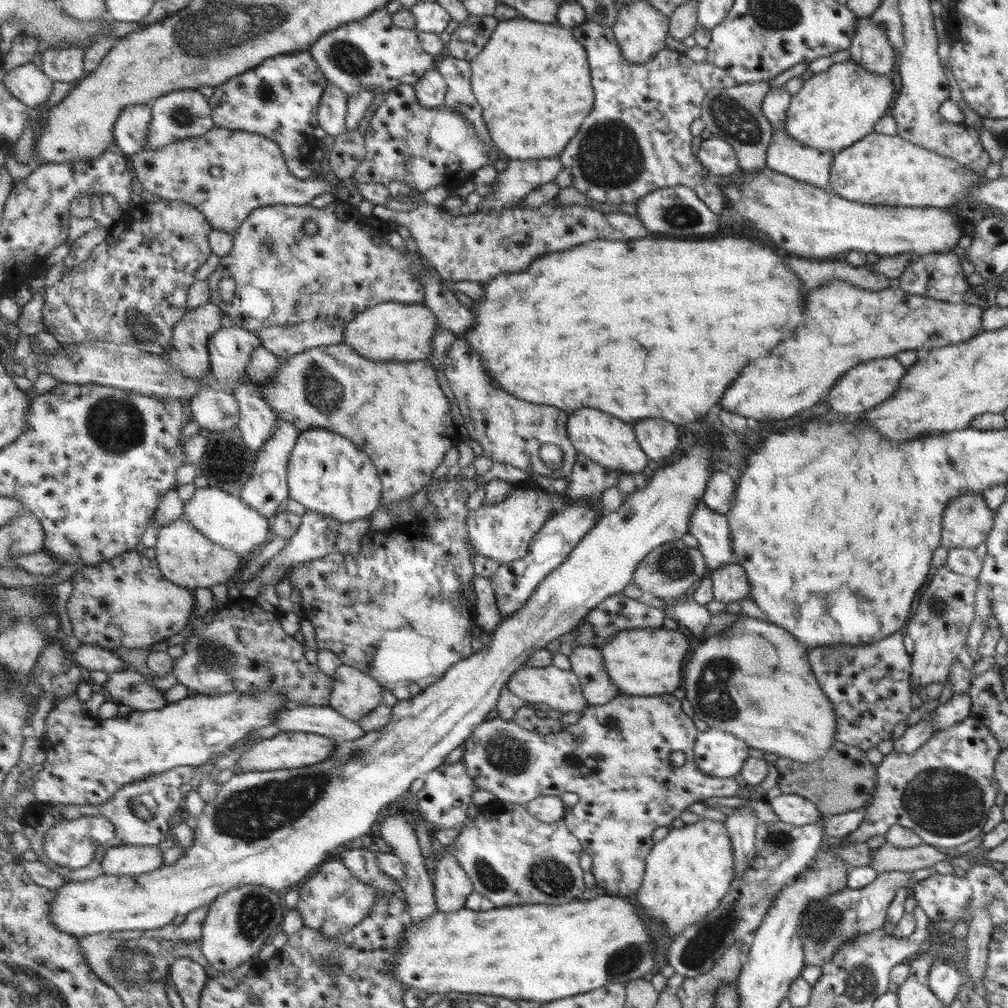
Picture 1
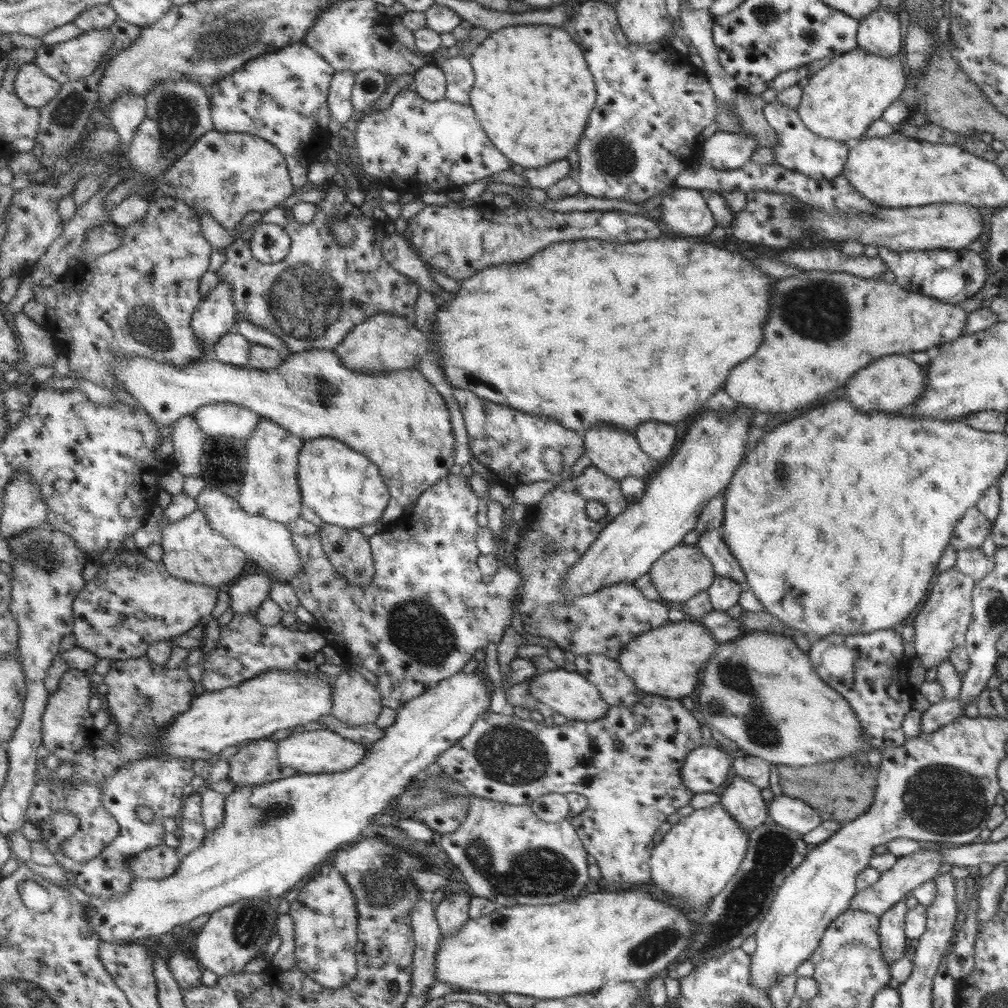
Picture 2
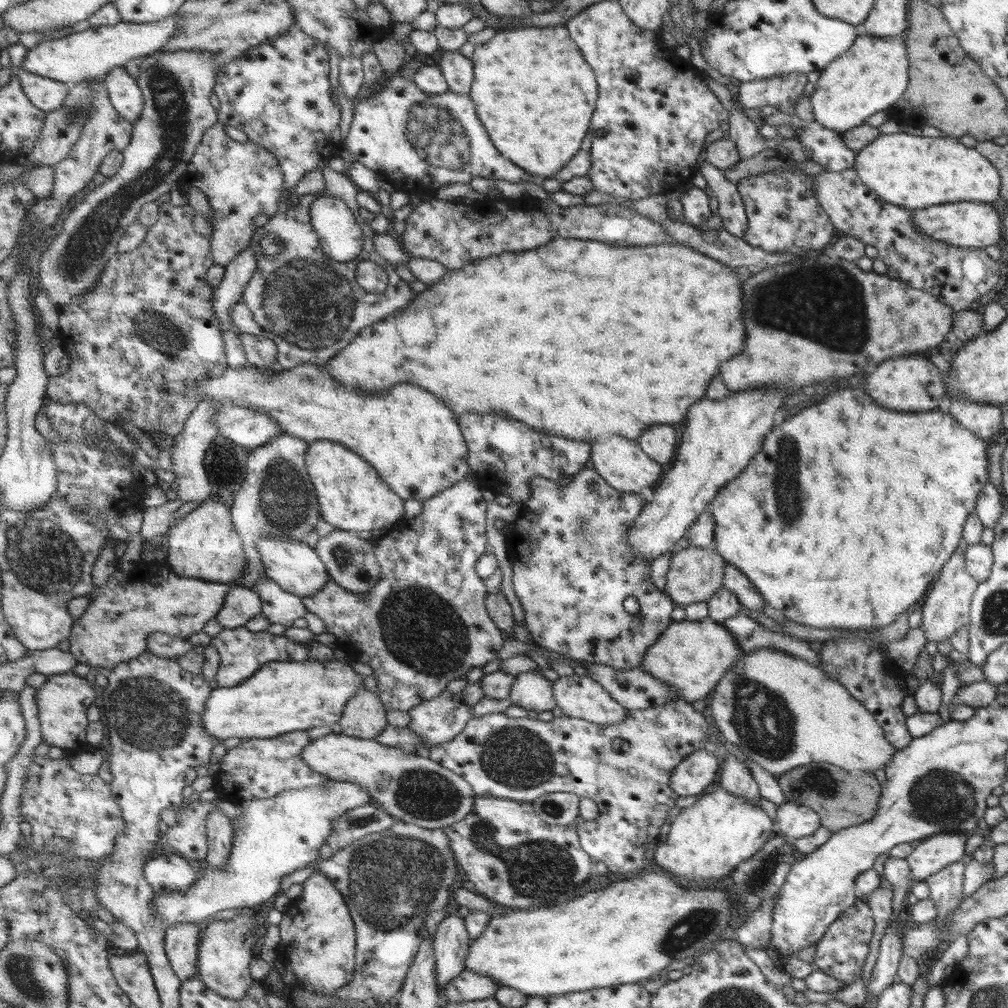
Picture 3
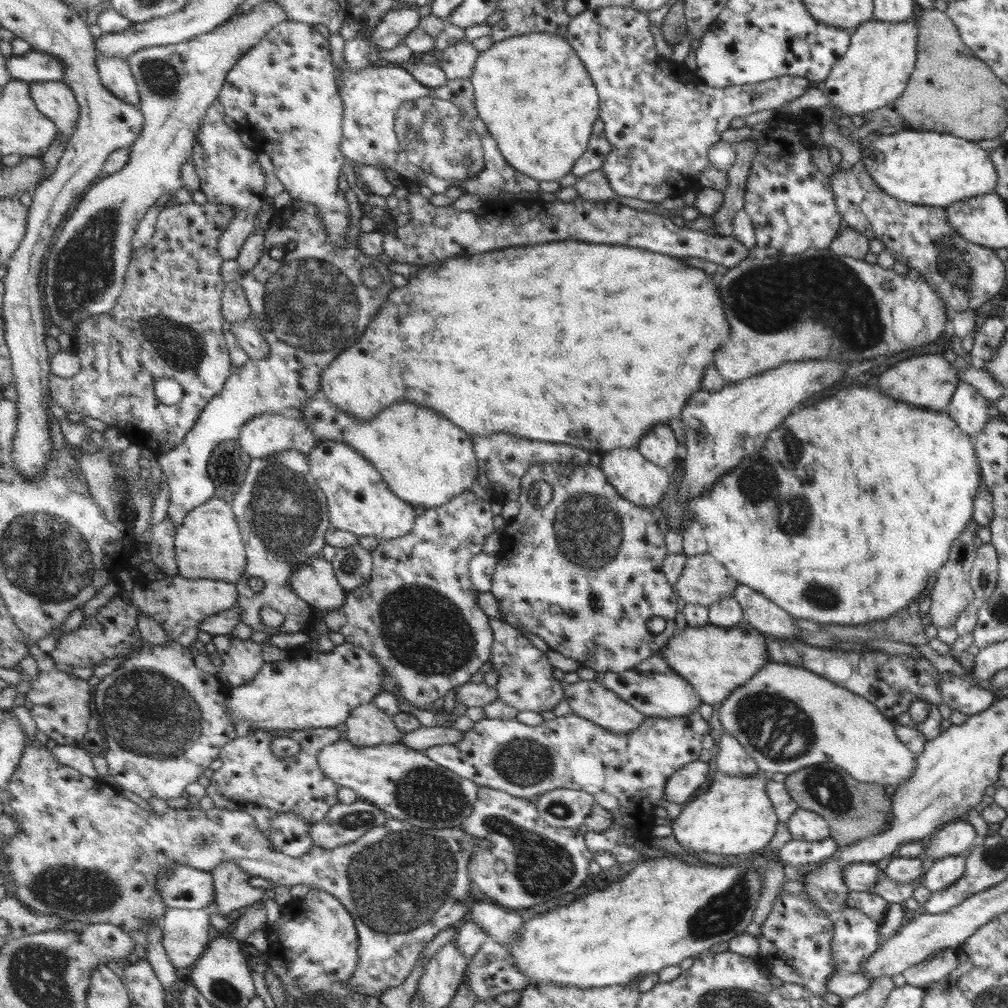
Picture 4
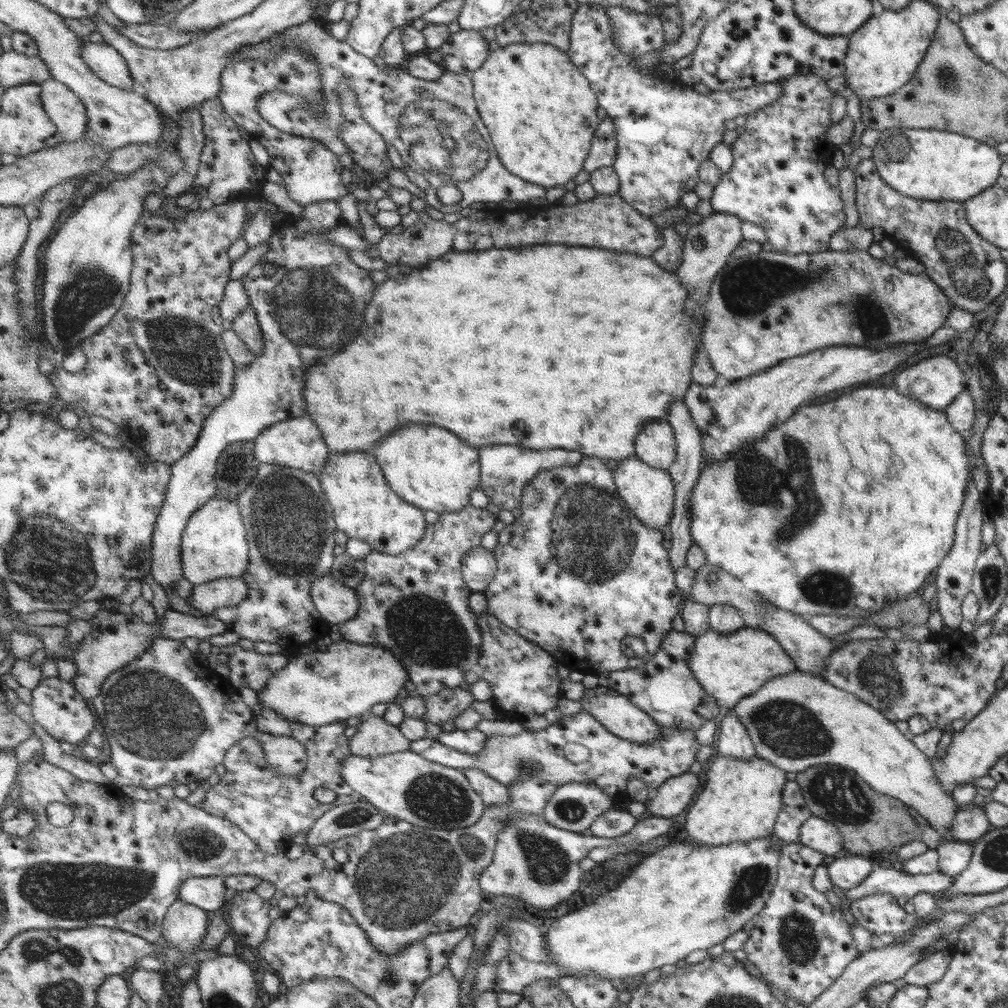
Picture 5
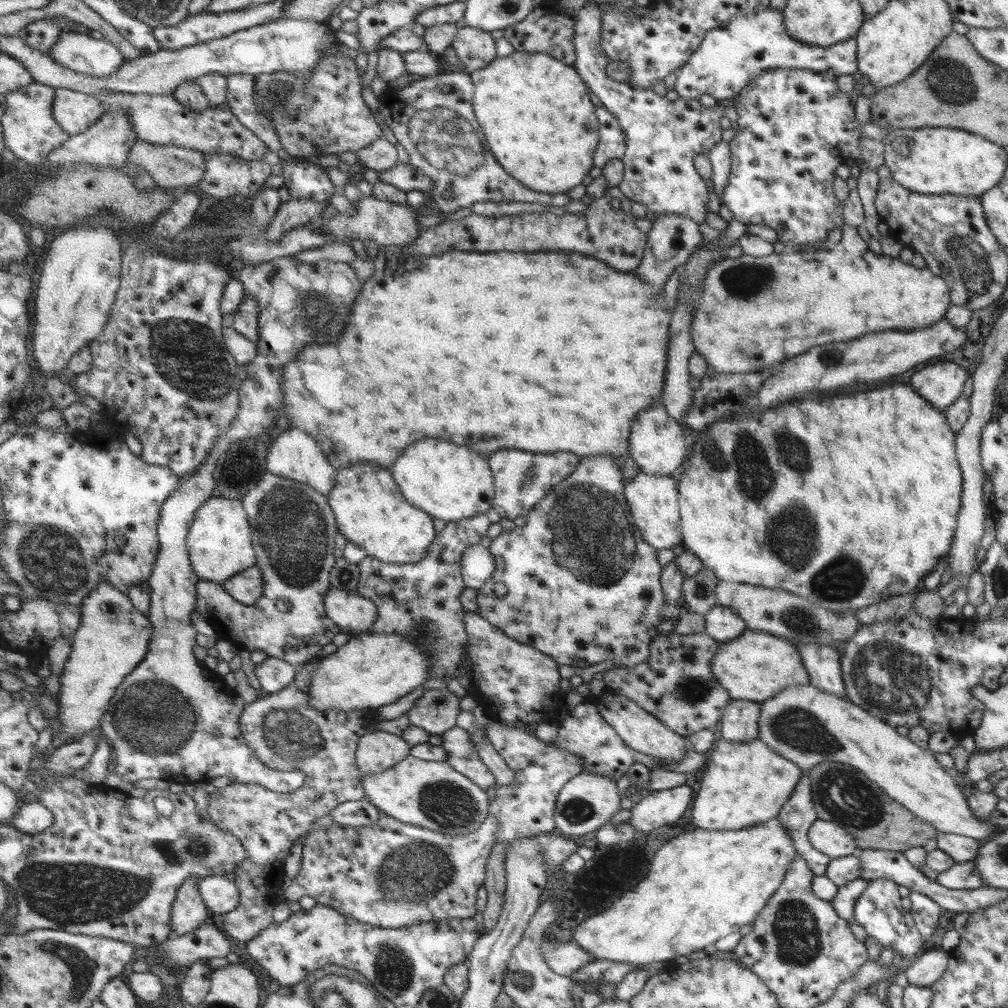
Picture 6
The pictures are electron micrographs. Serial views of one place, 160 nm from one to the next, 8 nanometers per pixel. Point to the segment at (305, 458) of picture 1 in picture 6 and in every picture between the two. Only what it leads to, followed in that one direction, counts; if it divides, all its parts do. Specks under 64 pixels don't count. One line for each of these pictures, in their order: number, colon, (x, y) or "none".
2: (343, 487)
3: (353, 496)
4: (361, 502)
5: (365, 506)
6: (371, 511)

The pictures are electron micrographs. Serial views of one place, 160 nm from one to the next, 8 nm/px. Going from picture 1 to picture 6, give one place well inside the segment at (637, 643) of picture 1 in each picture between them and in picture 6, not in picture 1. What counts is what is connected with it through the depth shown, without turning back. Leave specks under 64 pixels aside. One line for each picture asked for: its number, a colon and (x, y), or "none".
2: (664, 661)
3: (691, 655)
4: (715, 660)
5: (729, 666)
6: (755, 666)

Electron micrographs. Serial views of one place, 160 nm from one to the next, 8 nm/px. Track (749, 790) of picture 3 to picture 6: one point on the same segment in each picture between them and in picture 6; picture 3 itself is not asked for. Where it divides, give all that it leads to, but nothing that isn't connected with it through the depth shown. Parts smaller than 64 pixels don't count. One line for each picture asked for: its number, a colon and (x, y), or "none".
4: (731, 759)
5: (733, 740)
6: (739, 722)

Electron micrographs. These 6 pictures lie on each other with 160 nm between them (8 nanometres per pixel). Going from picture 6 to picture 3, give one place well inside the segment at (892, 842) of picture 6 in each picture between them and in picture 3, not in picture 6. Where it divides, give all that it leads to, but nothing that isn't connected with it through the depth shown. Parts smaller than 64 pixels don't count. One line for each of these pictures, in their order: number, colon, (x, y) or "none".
3: (841, 799)
4: (852, 810)
5: (867, 821)

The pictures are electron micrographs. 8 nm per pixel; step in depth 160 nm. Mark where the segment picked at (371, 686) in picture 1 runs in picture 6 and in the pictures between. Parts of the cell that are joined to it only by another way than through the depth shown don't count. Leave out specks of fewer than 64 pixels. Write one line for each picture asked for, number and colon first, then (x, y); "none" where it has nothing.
2: (356, 701)
3: (365, 716)
4: (368, 725)
5: (374, 736)
6: (378, 751)

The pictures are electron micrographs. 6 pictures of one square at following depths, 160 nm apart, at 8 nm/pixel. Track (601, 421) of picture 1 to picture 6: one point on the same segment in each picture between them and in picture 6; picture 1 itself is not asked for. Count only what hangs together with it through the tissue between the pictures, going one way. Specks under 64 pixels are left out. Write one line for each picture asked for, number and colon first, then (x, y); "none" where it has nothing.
2: (618, 453)
3: (621, 461)
4: (639, 480)
5: (650, 493)
6: (654, 500)

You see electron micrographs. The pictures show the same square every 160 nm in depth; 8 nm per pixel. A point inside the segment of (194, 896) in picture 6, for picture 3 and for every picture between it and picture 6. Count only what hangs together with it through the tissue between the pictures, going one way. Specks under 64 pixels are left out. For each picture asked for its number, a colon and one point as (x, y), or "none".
3: (182, 941)
4: (187, 933)
5: (185, 927)

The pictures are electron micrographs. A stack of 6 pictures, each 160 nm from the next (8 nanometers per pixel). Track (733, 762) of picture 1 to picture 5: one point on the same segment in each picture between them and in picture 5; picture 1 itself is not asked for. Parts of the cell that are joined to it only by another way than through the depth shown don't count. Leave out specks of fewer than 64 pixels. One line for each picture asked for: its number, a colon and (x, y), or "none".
2: (706, 768)
3: (699, 769)
4: (680, 788)
5: (674, 795)

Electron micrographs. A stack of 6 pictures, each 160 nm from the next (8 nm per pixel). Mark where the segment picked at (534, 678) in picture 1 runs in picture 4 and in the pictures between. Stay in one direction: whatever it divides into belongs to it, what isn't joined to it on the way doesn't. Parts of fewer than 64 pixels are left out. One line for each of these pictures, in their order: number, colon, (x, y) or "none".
2: (566, 691)
3: (580, 696)
4: (589, 699)

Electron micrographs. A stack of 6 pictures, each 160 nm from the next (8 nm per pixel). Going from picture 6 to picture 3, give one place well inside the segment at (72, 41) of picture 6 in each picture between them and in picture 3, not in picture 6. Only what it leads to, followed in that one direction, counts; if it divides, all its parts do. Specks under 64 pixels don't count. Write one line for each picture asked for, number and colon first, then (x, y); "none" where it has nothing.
3: (125, 93)
4: (115, 72)
5: (105, 61)

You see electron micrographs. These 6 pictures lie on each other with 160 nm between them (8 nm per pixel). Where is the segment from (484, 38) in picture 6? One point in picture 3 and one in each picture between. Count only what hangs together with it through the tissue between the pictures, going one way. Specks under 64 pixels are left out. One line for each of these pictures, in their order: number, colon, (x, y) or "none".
3: (458, 70)
4: (459, 61)
5: (465, 52)

